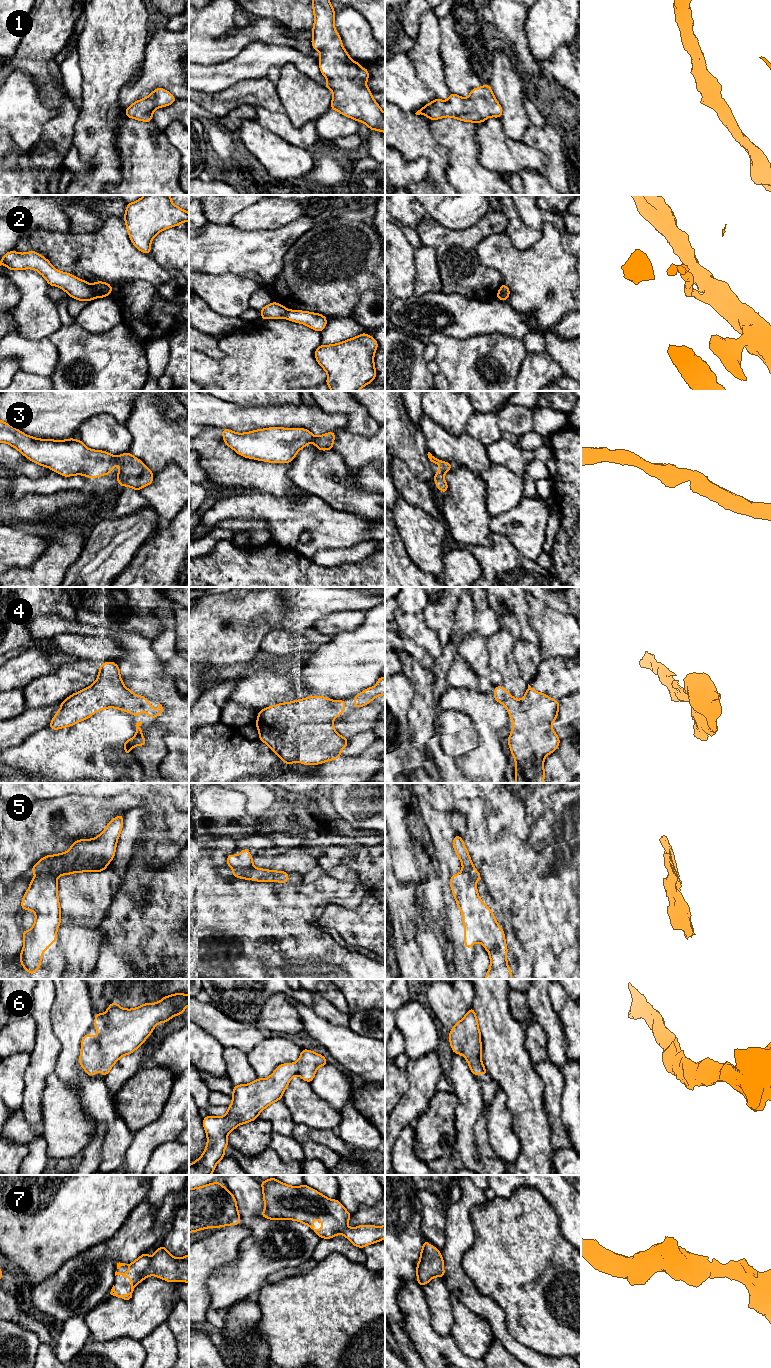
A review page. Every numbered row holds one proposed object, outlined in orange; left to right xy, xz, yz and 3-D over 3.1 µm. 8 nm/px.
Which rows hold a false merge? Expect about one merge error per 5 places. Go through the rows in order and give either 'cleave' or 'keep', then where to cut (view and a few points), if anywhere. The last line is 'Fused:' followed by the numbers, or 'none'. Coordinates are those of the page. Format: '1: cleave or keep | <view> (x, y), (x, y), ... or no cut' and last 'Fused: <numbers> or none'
1: keep | no cut
2: cleave | xy (90, 285), (90, 290), (95, 297)
3: keep | no cut
4: keep | no cut
5: cleave | xy (36, 873), (52, 874), (56, 878)
6: keep | no cut
7: keep | no cut
Fused: 2, 5

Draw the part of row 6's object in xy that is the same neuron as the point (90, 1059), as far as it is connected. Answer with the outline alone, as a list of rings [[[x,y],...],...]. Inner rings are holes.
[[[184,993],[168,995],[157,1003],[145,1003],[133,1009],[111,1003],[105,1013],[95,1014],[93,1024],[98,1038],[86,1034],[81,1041],[80,1066],[89,1076],[94,1076],[98,1069],[106,1076],[122,1056],[144,1043],[158,1023],[183,1014],[188,1005],[189,995]]]

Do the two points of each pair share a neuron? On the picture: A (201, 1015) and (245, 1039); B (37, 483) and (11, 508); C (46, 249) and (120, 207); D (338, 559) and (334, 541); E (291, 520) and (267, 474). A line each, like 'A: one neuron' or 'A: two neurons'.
A: one neuron
B: two neurons
C: two neurons
D: two neurons
E: two neurons

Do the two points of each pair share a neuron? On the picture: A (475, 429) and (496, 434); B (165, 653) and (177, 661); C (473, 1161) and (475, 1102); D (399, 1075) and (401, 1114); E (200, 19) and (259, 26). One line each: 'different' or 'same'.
A: same
B: different
C: same
D: different
E: same

